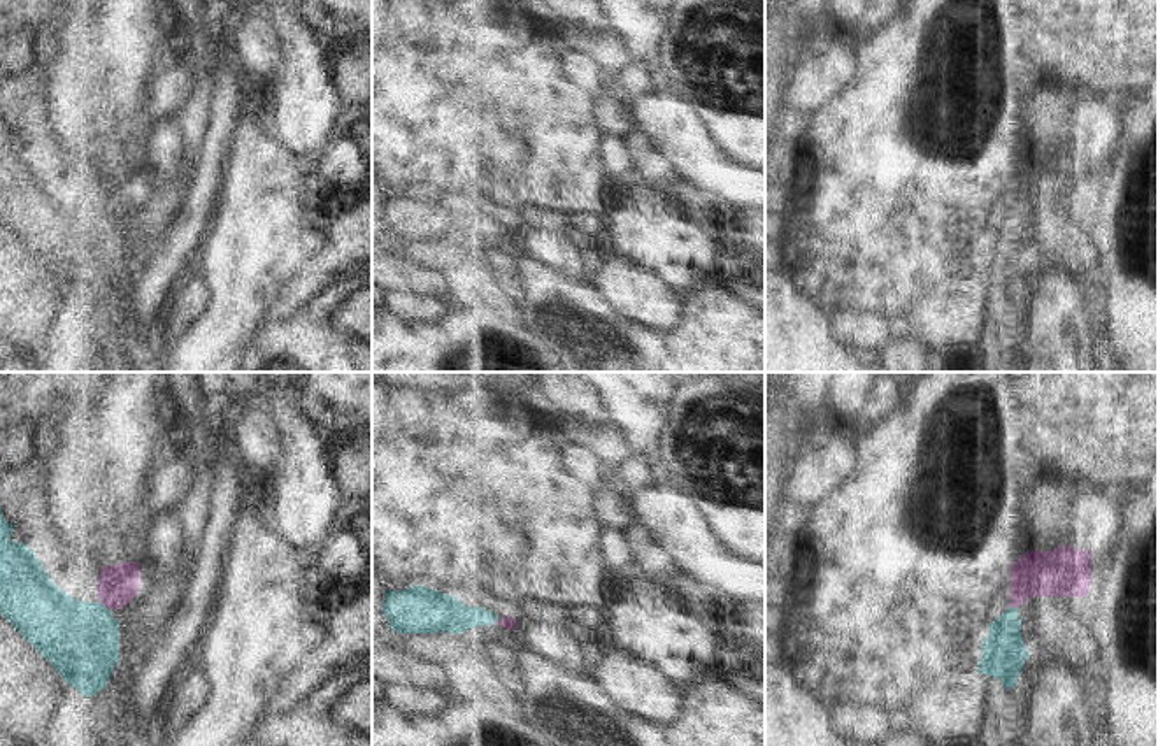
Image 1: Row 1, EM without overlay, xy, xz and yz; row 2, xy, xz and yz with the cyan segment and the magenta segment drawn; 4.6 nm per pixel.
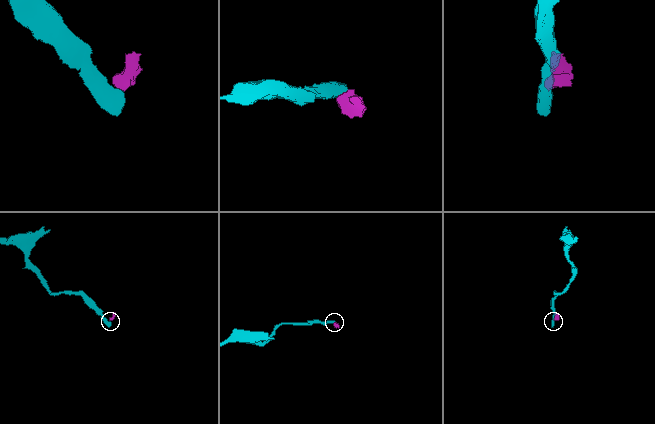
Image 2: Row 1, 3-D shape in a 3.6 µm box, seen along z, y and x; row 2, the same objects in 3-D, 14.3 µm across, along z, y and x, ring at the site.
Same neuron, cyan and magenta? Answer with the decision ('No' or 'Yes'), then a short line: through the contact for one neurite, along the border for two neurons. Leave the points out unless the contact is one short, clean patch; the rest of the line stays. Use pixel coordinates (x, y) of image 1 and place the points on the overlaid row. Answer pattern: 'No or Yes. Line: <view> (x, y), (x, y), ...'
No. Line: xy (100, 602), (107, 609).

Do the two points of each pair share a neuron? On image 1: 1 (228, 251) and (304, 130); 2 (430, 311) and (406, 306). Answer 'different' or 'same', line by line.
1: different
2: same

